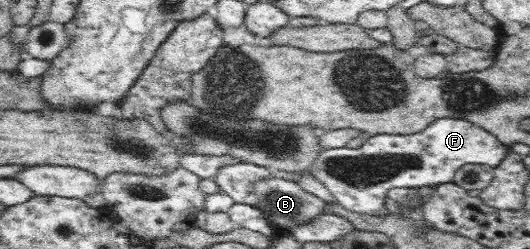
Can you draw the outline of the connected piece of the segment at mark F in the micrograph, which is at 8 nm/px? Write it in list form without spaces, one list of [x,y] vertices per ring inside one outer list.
[[[454,117],[440,118],[419,133],[372,134],[360,148],[322,149],[309,170],[332,193],[337,206],[352,213],[380,215],[386,210],[384,199],[391,188],[449,183],[462,166],[496,168],[508,152],[508,146],[481,126]]]

